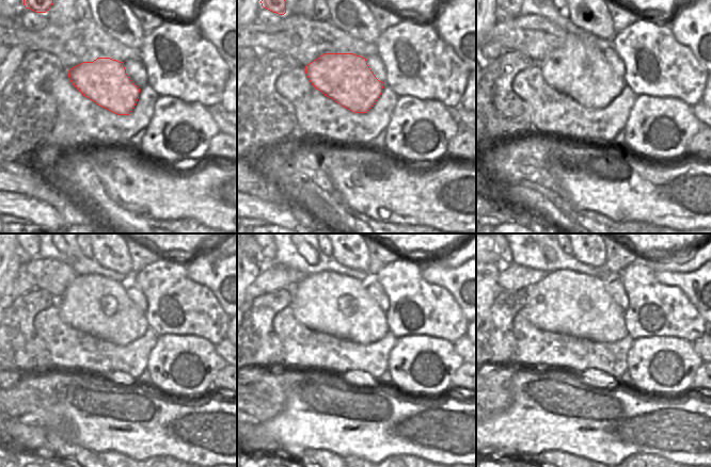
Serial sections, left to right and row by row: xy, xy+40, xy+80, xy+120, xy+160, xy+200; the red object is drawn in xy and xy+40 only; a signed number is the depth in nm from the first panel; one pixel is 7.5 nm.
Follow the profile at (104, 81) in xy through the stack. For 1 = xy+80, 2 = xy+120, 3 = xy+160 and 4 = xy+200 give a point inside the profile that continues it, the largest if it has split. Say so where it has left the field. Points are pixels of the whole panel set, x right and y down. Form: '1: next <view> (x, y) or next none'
1: next xy+80 (578, 69)
2: next xy+120 (93, 304)
3: next xy+160 (338, 305)
4: next xy+200 (567, 302)

